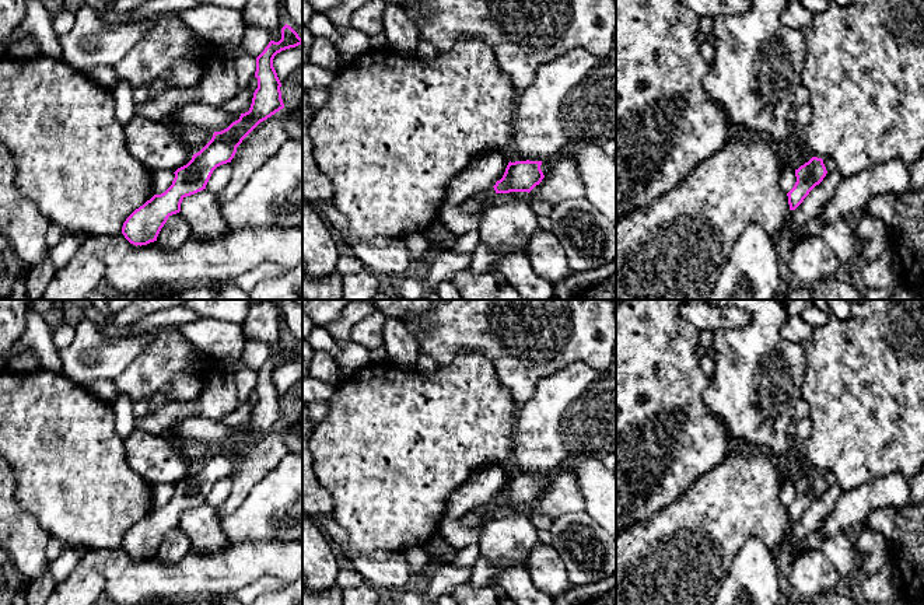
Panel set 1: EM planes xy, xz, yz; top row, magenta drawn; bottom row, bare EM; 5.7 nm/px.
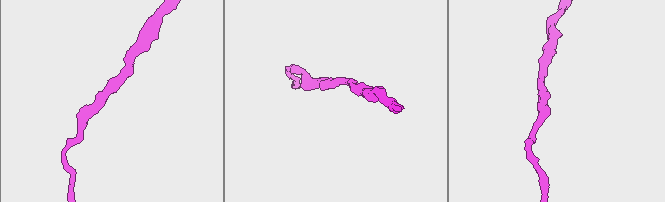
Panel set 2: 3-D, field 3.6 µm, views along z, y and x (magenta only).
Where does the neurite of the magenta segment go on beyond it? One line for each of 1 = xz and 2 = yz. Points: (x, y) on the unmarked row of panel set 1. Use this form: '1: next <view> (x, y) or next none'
1: next none
2: next none

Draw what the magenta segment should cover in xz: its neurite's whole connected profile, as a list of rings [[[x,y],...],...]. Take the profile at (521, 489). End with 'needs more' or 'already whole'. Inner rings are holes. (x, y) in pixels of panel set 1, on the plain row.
[[[510,475],[503,492],[493,500],[496,507],[529,507],[545,492],[540,479],[542,475]]]; already whole

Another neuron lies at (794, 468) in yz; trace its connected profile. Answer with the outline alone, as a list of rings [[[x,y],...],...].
[[[799,445],[791,452],[791,455],[780,465],[784,479],[798,483],[801,479],[812,472],[812,468],[805,461]]]

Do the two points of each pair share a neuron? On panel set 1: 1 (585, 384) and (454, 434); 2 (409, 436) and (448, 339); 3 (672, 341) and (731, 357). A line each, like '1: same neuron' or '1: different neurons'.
1: different neurons
2: different neurons
3: different neurons

